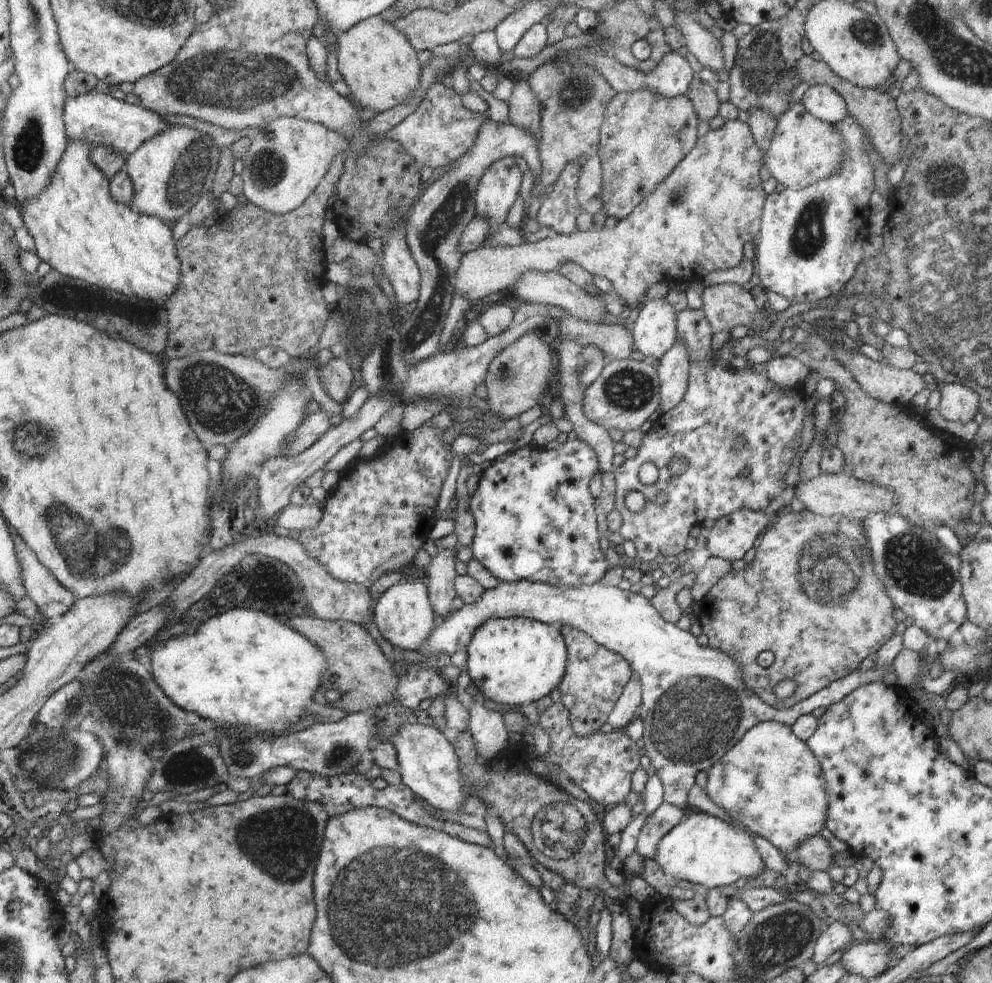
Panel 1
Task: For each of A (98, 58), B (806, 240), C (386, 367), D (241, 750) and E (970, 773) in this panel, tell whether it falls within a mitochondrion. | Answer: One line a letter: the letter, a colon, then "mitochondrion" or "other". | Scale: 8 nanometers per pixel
A: other
B: mitochondrion
C: mitochondrion
D: mitochondrion
E: other

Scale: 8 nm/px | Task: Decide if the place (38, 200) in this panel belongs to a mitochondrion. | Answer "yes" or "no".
no

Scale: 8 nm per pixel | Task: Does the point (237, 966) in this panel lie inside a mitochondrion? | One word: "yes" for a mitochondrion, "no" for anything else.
no

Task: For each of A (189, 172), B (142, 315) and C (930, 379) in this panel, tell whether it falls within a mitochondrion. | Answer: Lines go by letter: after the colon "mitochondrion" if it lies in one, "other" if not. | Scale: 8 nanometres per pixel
A: mitochondrion
B: mitochondrion
C: mitochondrion

